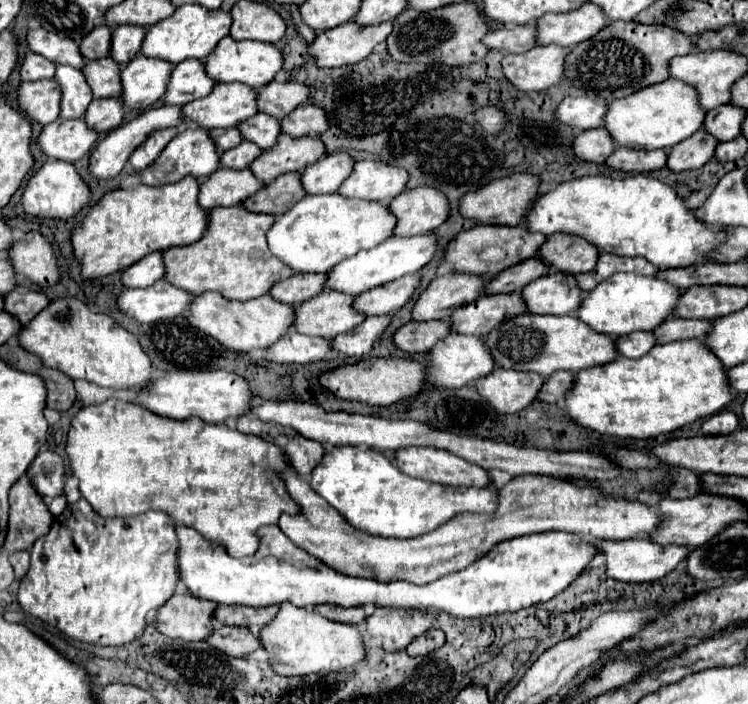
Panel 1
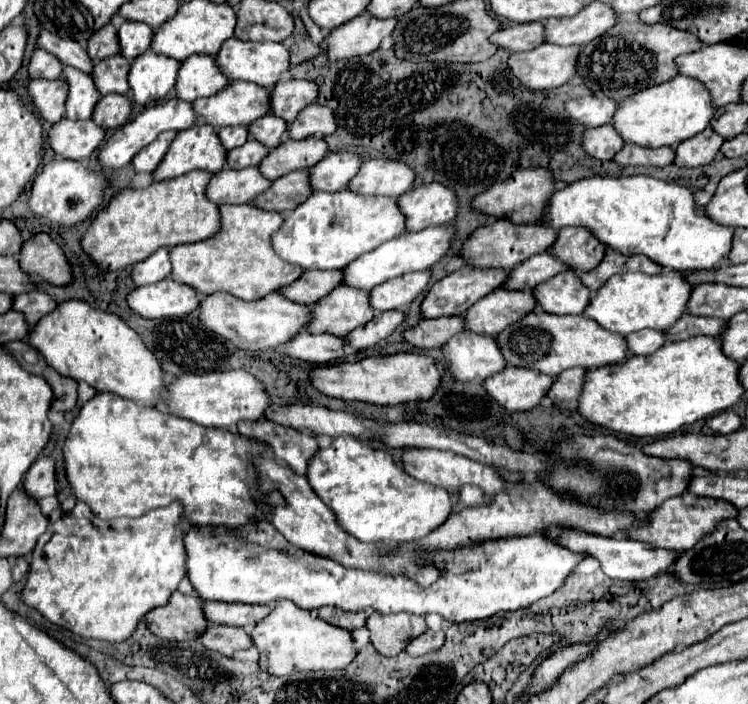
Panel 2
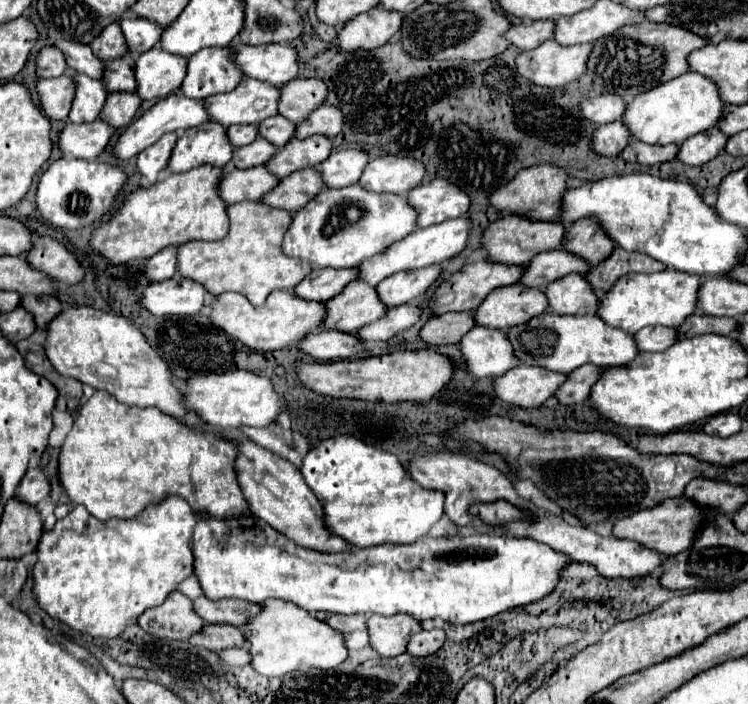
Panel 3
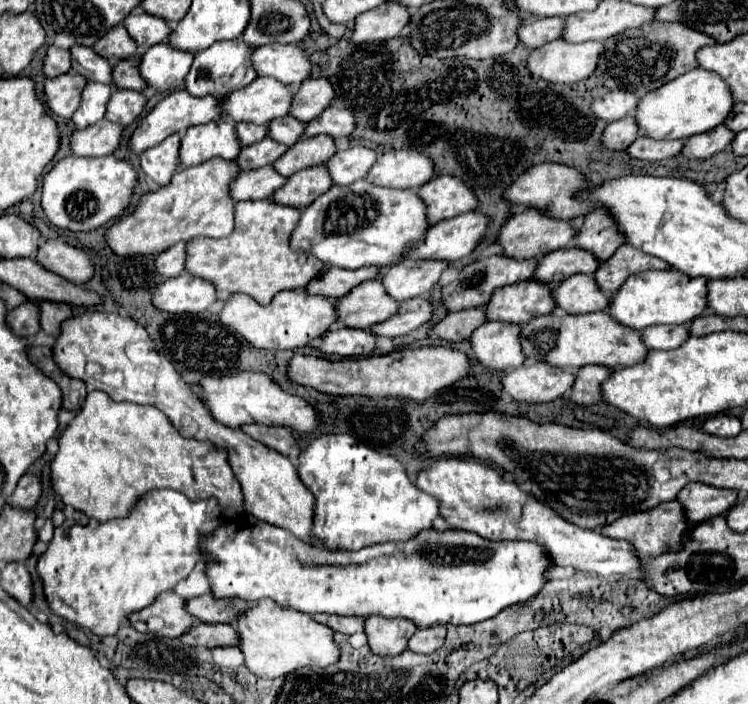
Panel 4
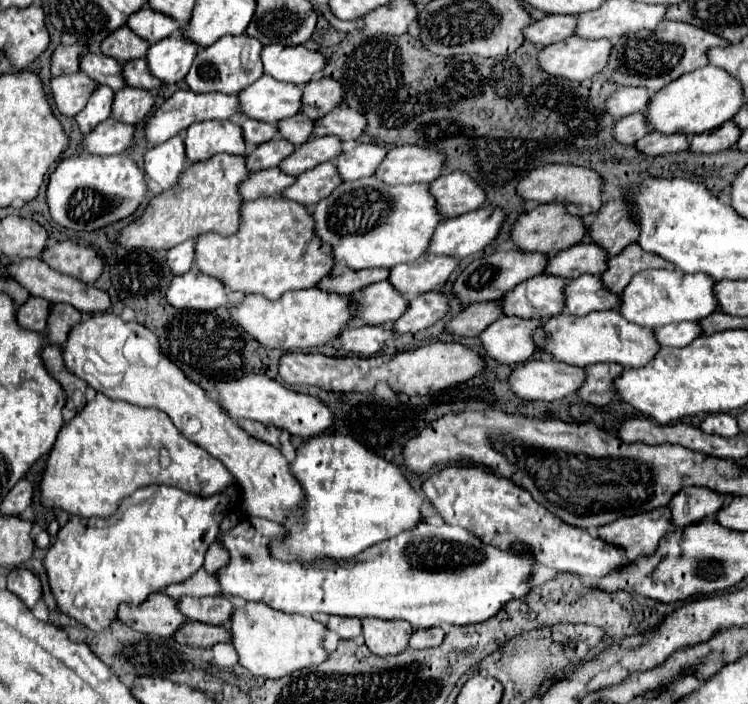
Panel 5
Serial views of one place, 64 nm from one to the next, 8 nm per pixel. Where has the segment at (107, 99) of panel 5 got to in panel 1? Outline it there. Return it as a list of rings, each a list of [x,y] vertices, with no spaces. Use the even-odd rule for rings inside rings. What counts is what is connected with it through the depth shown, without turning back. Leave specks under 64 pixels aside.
[[[62,64],[62,66],[56,66],[54,80],[62,90],[60,118],[82,118],[92,100],[90,86],[86,84],[82,72]]]

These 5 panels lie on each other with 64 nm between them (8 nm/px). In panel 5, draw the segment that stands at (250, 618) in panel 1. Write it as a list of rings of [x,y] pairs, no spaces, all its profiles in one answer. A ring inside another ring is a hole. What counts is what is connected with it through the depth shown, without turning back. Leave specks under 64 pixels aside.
[[[182,596],[178,600],[178,608],[188,620],[220,626],[228,626],[234,612],[234,604],[226,596],[202,596],[202,598]]]

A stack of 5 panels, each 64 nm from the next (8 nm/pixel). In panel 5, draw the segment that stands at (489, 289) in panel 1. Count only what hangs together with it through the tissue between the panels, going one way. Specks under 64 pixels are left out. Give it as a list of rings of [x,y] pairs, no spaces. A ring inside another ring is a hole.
[[[582,242],[576,246],[570,246],[558,254],[554,254],[548,264],[544,274],[548,276],[560,276],[564,280],[572,280],[574,276],[580,274],[594,274],[598,276],[600,272],[606,270],[606,252],[590,242]]]

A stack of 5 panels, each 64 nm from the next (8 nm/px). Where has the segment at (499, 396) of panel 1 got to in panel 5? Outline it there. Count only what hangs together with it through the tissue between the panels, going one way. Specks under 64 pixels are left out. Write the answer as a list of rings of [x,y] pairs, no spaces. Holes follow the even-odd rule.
[[[528,360],[512,370],[510,390],[522,400],[562,400],[574,394],[584,380],[584,368],[558,364],[556,360]]]

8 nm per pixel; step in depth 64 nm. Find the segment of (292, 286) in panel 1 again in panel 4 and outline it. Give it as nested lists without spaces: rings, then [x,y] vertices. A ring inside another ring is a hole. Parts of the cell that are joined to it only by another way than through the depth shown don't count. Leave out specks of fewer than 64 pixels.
[[[328,268],[324,272],[320,272],[322,276],[316,276],[308,282],[308,286],[304,288],[308,294],[314,296],[324,296],[324,298],[332,298],[338,300],[342,298],[350,288],[354,288],[356,284],[364,282],[364,280],[372,280],[378,276],[376,268],[358,268],[358,270],[344,270],[344,268]]]

